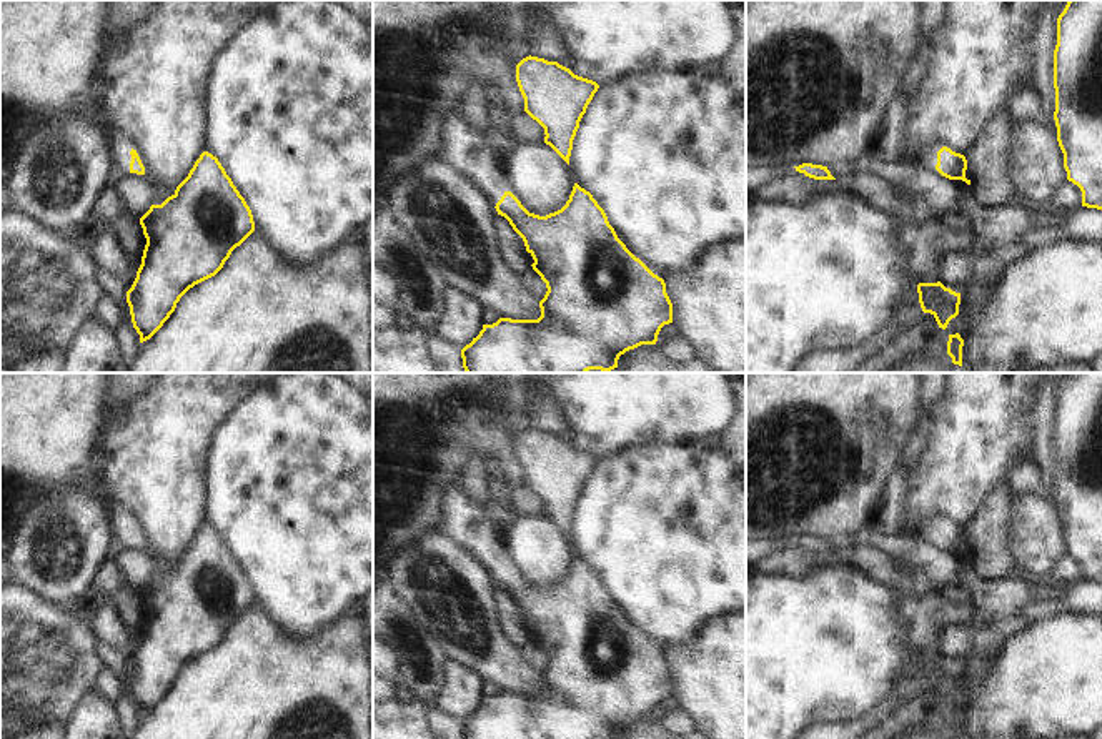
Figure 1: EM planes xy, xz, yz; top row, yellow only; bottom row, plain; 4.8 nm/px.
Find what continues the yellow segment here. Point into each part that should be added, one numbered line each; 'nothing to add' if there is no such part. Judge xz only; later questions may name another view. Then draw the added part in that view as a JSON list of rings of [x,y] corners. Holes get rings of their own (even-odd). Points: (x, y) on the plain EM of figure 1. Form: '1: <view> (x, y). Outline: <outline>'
1: xz (465, 523). Outline: [[[453,486],[446,491],[441,531],[456,546],[469,551],[491,579],[496,579],[506,564],[499,556],[498,531],[486,519],[483,506],[476,504],[461,486]]]

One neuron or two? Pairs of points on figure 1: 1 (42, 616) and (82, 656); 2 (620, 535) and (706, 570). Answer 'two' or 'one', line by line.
1: one
2: one

